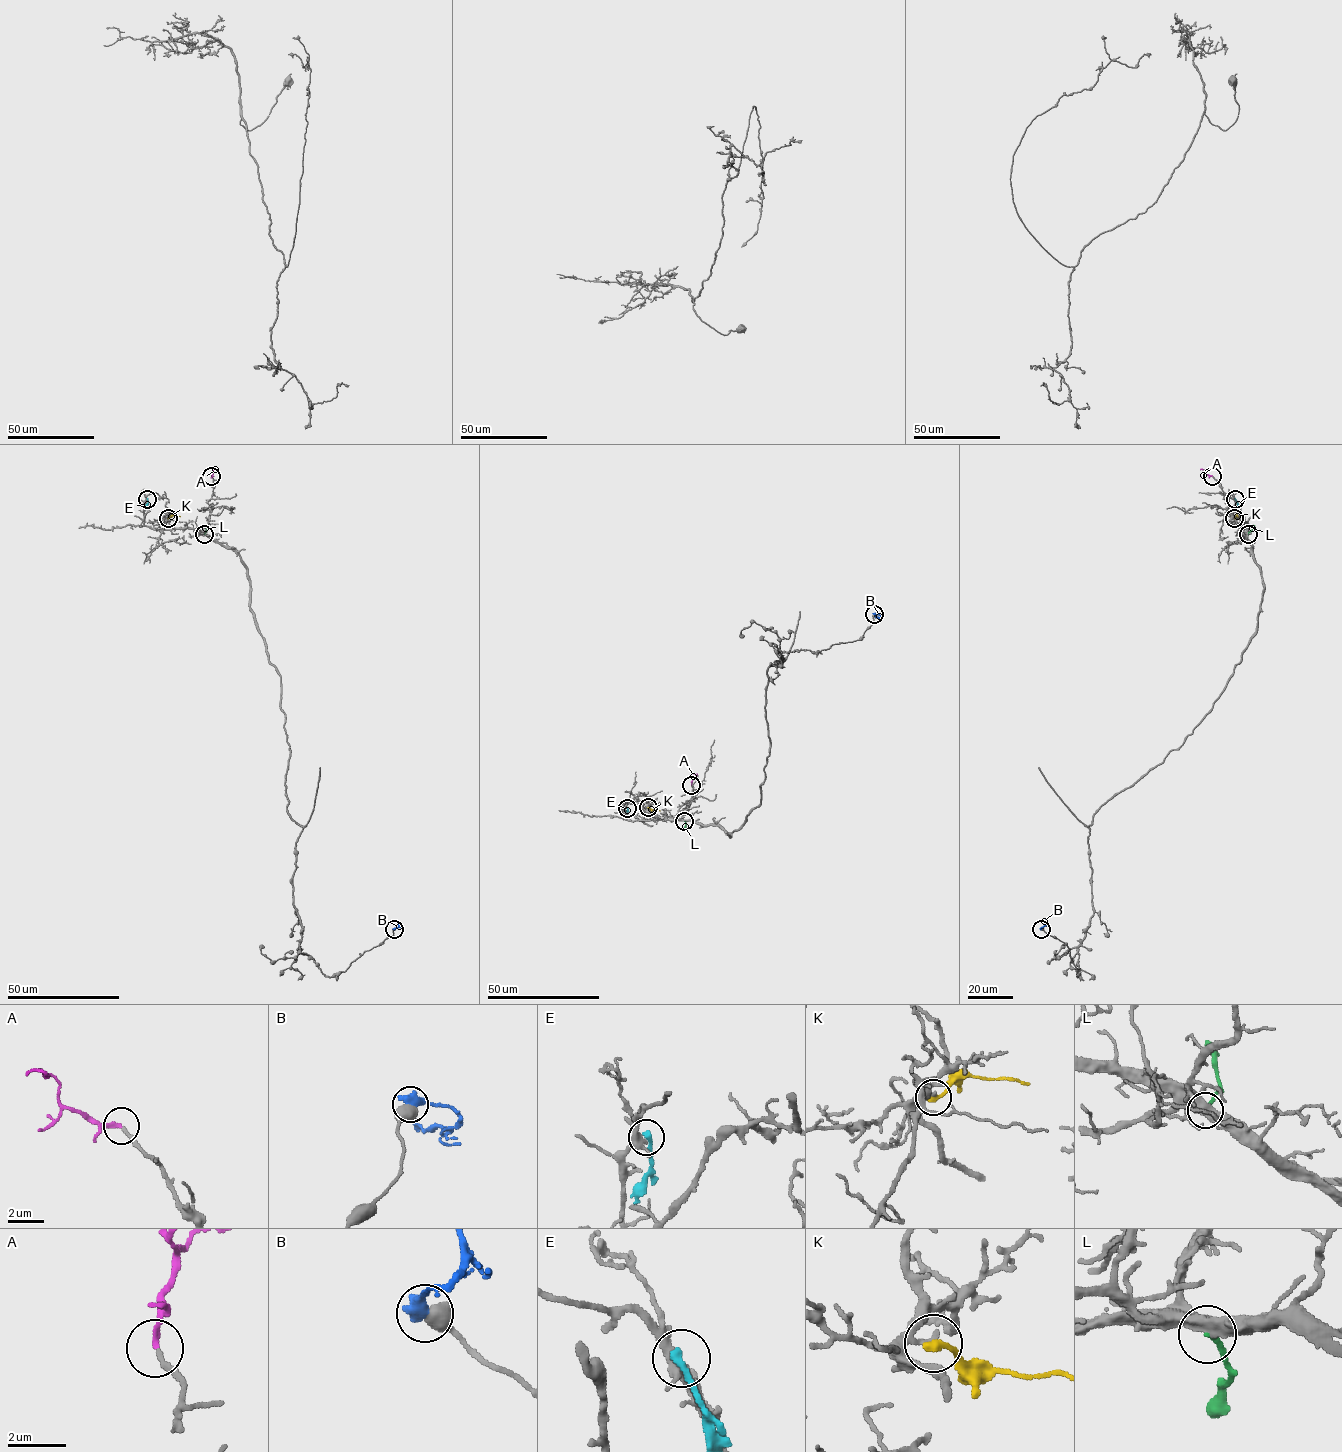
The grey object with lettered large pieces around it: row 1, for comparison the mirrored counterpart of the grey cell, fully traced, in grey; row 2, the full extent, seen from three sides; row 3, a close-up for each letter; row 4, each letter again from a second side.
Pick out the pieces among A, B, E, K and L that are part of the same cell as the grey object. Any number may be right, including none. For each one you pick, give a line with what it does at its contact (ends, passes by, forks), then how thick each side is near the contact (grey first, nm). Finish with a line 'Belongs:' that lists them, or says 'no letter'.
A: it ends; calibres 190 and 190 nm
Belongs: A

